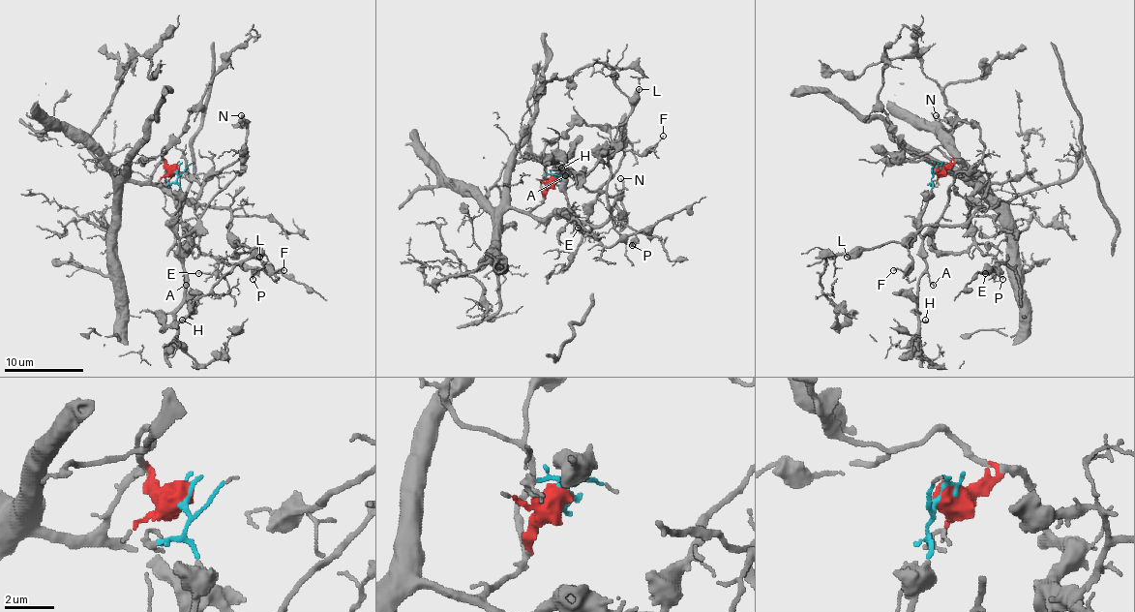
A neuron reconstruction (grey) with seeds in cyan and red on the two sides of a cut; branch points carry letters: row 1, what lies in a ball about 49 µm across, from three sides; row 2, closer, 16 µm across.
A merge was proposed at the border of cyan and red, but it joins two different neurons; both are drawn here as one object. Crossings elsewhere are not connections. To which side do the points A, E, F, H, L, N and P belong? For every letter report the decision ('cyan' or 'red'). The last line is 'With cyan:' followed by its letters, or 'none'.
A: cyan
E: red
F: red
H: cyan
L: red
N: cyan
P: red
With cyan: A, H, N

